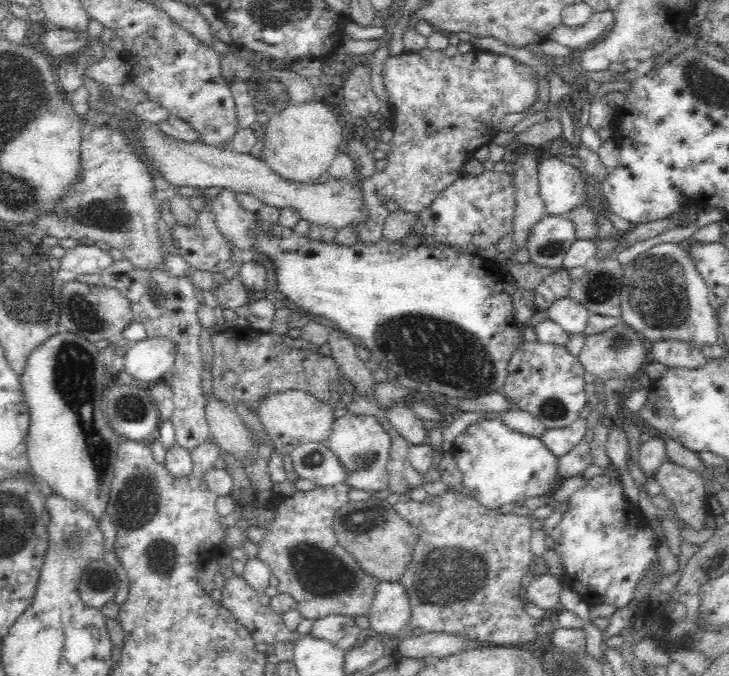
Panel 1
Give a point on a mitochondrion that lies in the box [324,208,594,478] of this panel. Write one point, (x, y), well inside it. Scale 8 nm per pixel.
(434, 348)

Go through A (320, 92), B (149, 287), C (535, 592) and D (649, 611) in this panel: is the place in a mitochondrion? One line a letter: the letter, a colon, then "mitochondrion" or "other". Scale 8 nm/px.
A: other
B: mitochondrion
C: other
D: other

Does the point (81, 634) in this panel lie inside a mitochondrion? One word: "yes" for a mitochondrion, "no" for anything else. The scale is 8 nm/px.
no

